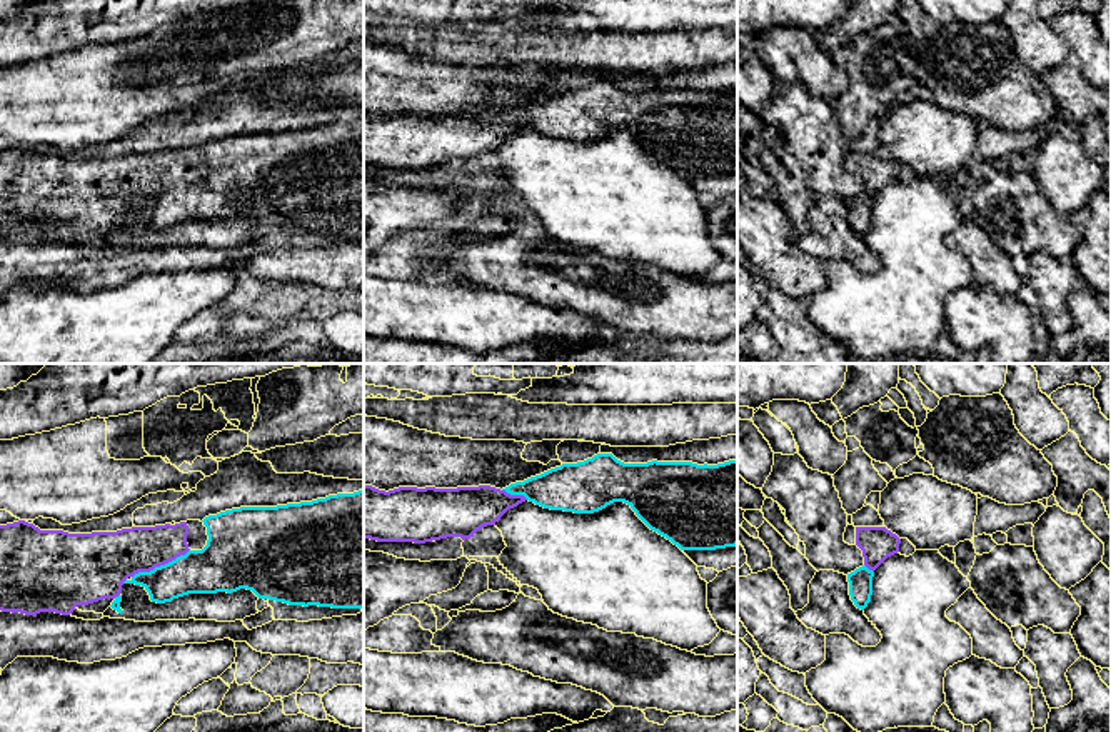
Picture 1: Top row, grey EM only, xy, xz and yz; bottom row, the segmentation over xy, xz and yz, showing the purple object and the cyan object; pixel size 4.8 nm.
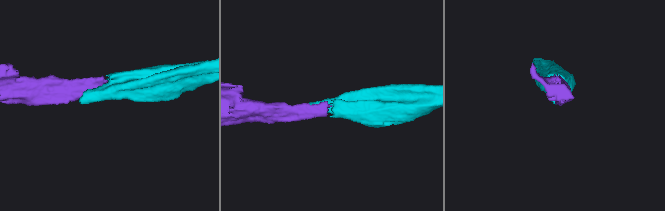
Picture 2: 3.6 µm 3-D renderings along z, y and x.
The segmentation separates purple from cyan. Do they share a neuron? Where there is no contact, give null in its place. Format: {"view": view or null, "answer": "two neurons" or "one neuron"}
{"view": "xy", "answer": "one neuron"}

